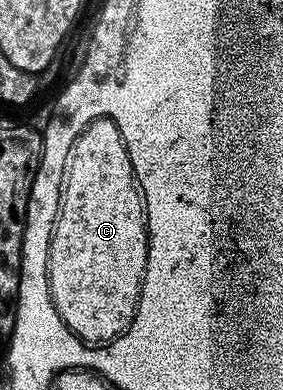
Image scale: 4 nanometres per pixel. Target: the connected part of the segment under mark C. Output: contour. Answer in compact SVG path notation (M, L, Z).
M137 189L132 194L64 194L60 198L60 214L56 218L56 226L52 229L52 243L48 257L48 287L54 304L54 312L64 316L80 334L86 338L108 338L114 332L121 334L132 323L134 312L140 299L140 282L144 278L144 269L148 259L148 220L144 216L144 200Z

